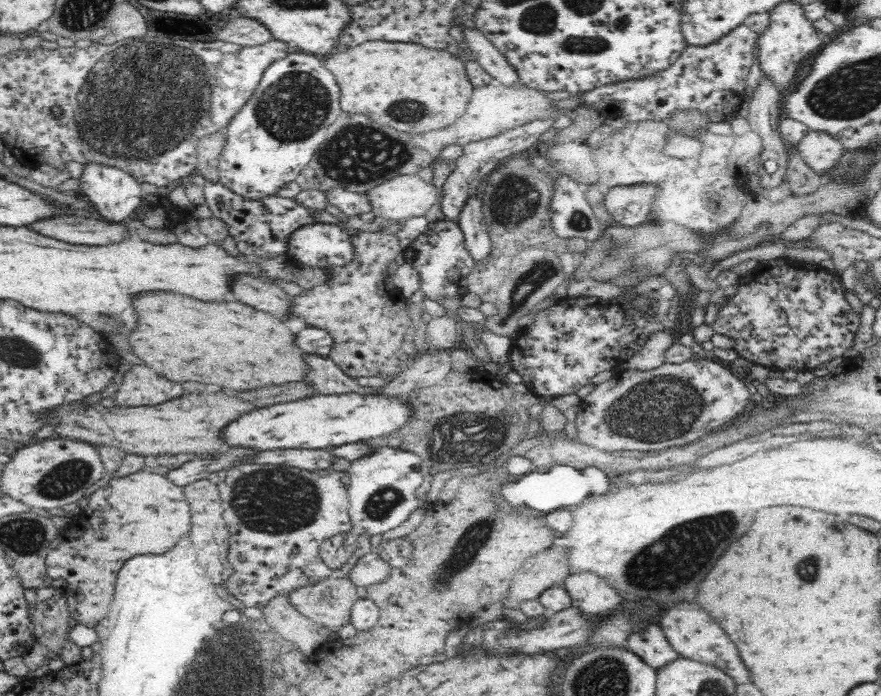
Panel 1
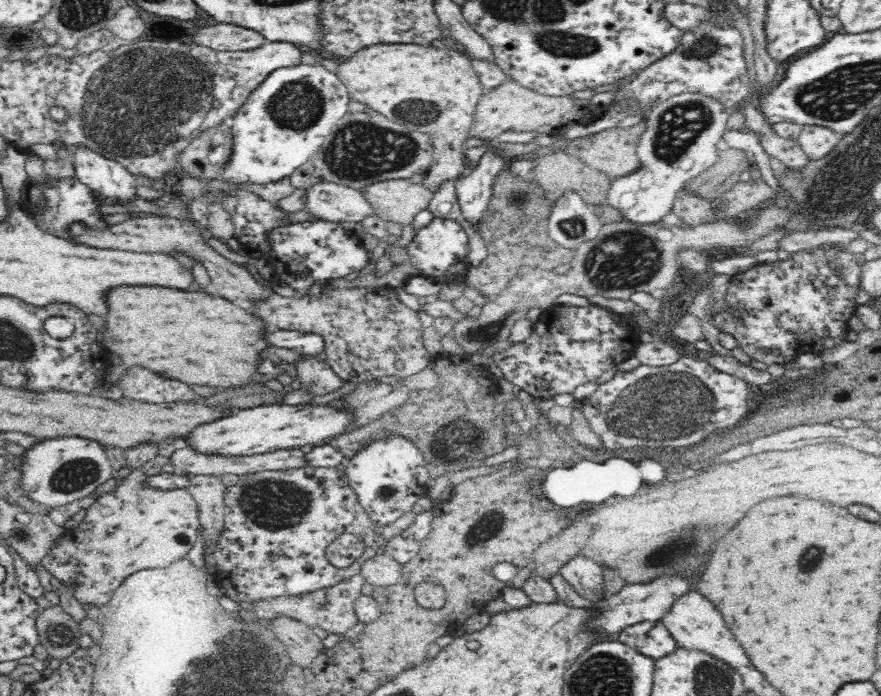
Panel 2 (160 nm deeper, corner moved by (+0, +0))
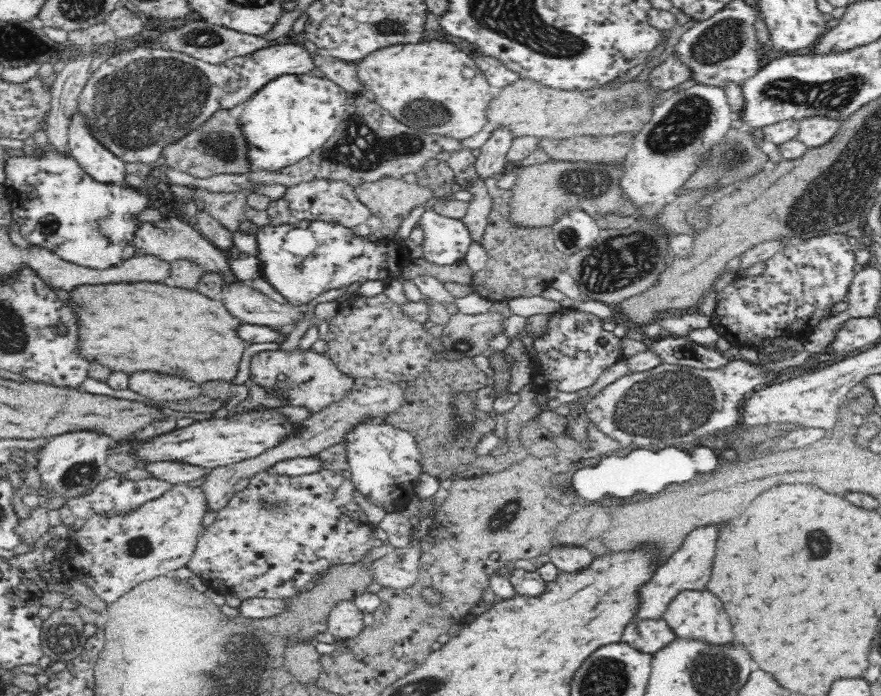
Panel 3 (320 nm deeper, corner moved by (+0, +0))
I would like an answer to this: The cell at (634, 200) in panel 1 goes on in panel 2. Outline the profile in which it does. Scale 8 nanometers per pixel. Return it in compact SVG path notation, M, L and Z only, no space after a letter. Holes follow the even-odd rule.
M691 92L655 106L644 120L646 130L636 148L642 168L611 181L606 205L616 208L628 222L661 224L662 218L671 210L676 191L717 161L716 145L726 130L730 112L716 100Z

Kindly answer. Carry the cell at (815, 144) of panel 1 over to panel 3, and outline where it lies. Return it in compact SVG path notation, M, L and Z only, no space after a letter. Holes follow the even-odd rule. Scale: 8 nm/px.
M825 117L803 119L799 123L799 131L795 136L805 147L820 148L828 144L836 136L841 124Z

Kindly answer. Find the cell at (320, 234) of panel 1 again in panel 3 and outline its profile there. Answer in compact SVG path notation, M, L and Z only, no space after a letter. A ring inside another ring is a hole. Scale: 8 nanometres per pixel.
M285 221L281 225L264 225L257 232L258 260L262 277L282 294L290 304L306 306L312 299L332 288L349 286L354 282L364 284L368 280L381 280L385 284L396 279L399 272L410 262L407 249L391 238L370 241L357 236L352 229L328 221Z

